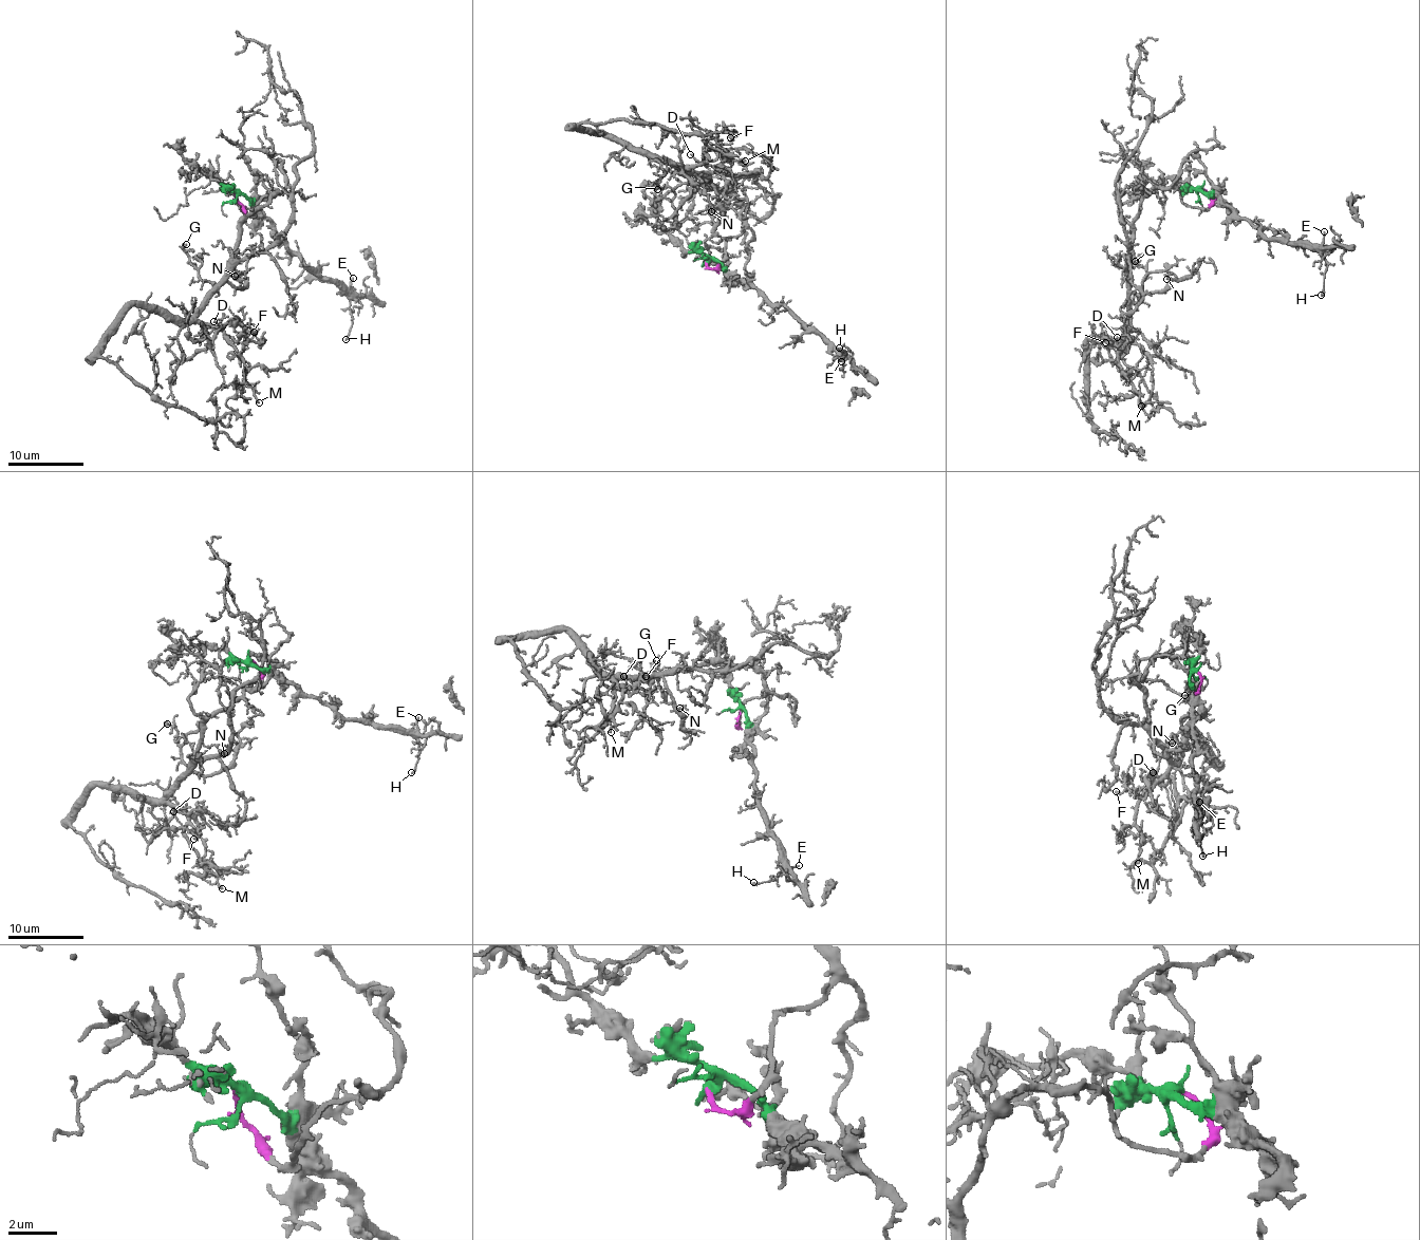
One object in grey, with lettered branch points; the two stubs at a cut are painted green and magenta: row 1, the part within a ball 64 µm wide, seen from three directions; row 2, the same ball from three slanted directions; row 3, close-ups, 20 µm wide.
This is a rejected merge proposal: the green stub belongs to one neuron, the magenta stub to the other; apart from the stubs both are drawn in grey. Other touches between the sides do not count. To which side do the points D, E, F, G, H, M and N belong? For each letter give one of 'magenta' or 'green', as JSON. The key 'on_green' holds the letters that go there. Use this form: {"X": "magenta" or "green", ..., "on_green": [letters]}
{"D": "magenta", "E": "green", "F": "magenta", "G": "magenta", "H": "green", "M": "magenta", "N": "magenta", "on_green": ["E", "H"]}

